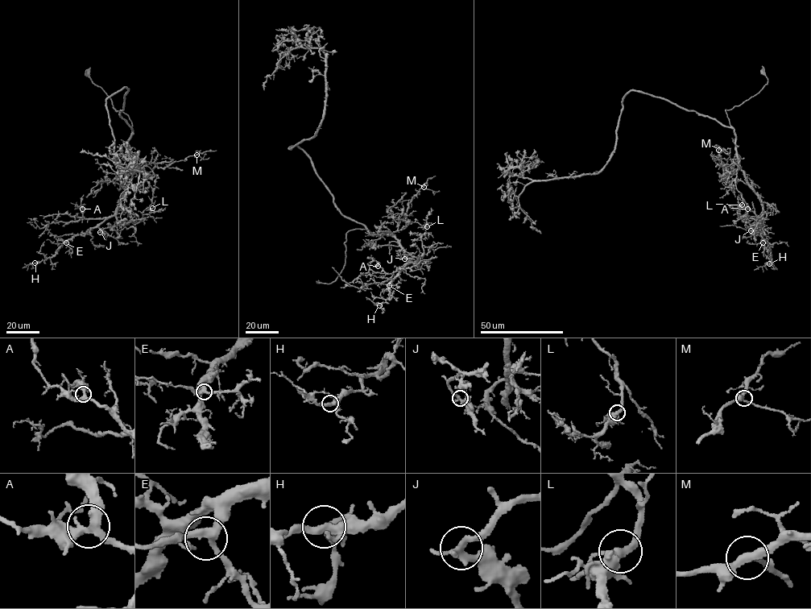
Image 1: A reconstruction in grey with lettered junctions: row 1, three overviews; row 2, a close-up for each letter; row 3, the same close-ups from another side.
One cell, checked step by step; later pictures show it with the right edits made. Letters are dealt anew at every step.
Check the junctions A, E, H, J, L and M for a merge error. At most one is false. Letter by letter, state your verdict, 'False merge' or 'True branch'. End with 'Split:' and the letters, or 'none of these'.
A: True branch
E: True branch
H: True branch
J: True branch
L: True branch
M: True branch
Split: none of these

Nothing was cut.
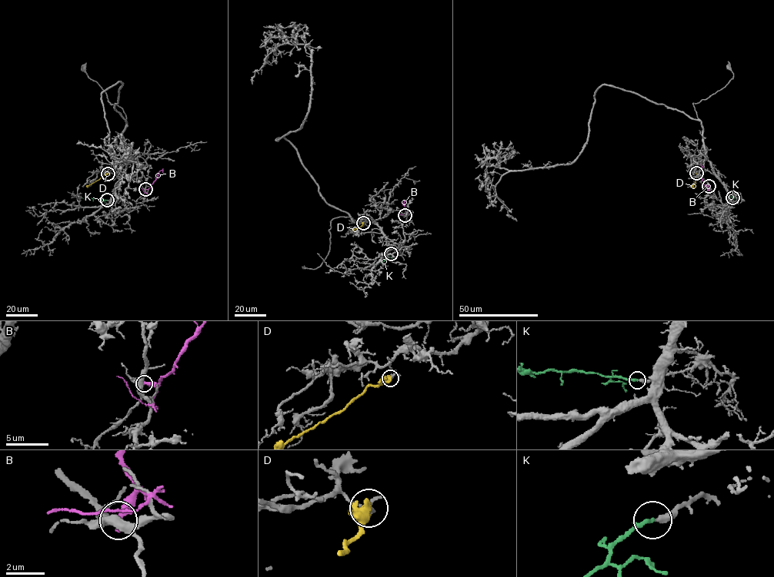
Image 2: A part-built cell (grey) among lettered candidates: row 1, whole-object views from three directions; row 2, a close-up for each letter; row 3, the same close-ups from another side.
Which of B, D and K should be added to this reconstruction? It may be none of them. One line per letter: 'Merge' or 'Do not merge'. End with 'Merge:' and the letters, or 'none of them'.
B: Do not merge
D: Do not merge
K: Merge
Merge: K

